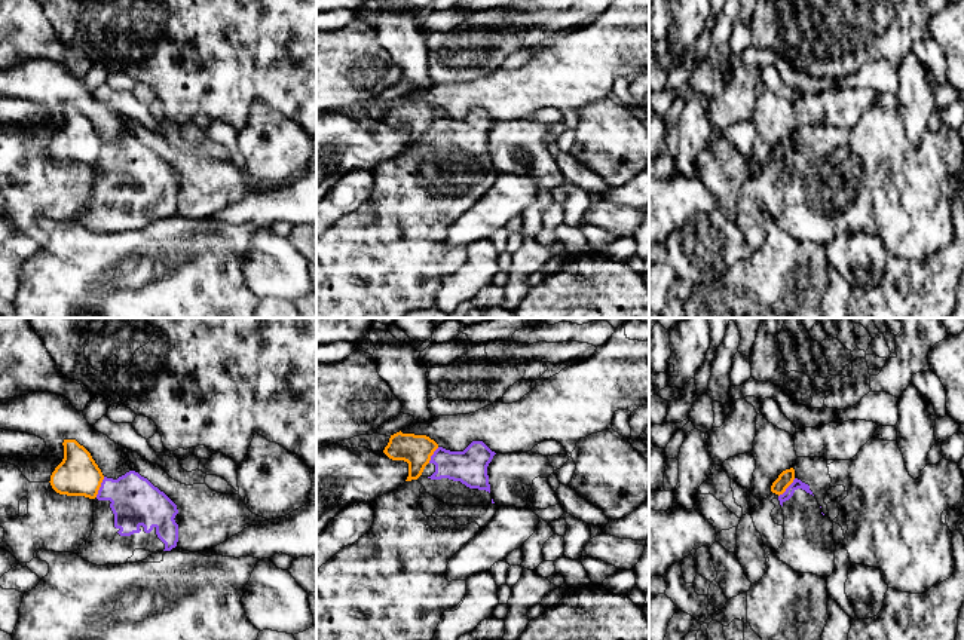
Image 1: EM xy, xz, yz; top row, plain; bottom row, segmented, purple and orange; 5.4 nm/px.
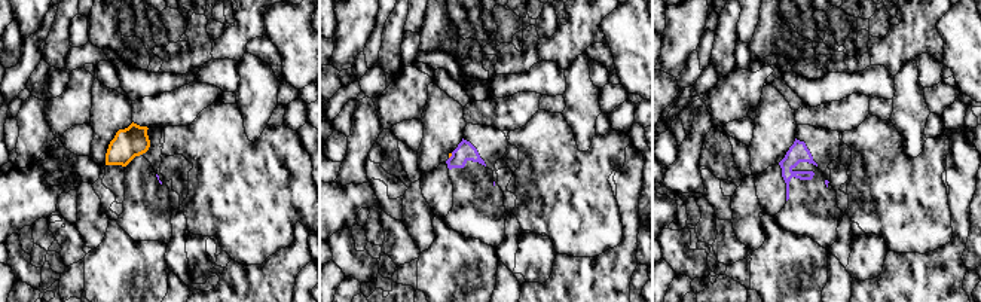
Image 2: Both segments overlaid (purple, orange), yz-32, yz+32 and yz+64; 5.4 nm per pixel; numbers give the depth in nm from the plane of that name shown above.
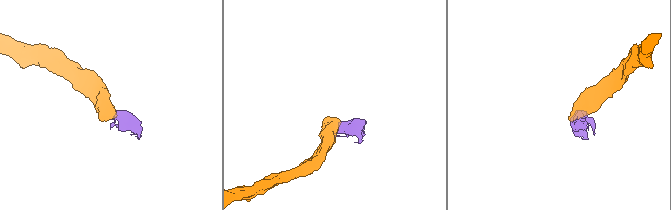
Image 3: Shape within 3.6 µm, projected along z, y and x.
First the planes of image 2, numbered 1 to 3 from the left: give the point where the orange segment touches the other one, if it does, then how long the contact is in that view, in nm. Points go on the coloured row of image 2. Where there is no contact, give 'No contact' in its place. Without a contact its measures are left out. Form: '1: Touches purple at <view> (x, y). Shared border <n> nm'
1: No contact
2: Touches purple at yz+32 (451, 156). Shared border 40 nm
3: No contact

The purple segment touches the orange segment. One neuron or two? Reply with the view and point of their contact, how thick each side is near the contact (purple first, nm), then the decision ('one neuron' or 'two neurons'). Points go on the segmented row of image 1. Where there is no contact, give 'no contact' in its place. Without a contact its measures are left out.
meets purple in xy at (100, 487); 260 nm thick on the purple side, 220 nm on the other; two neurons

